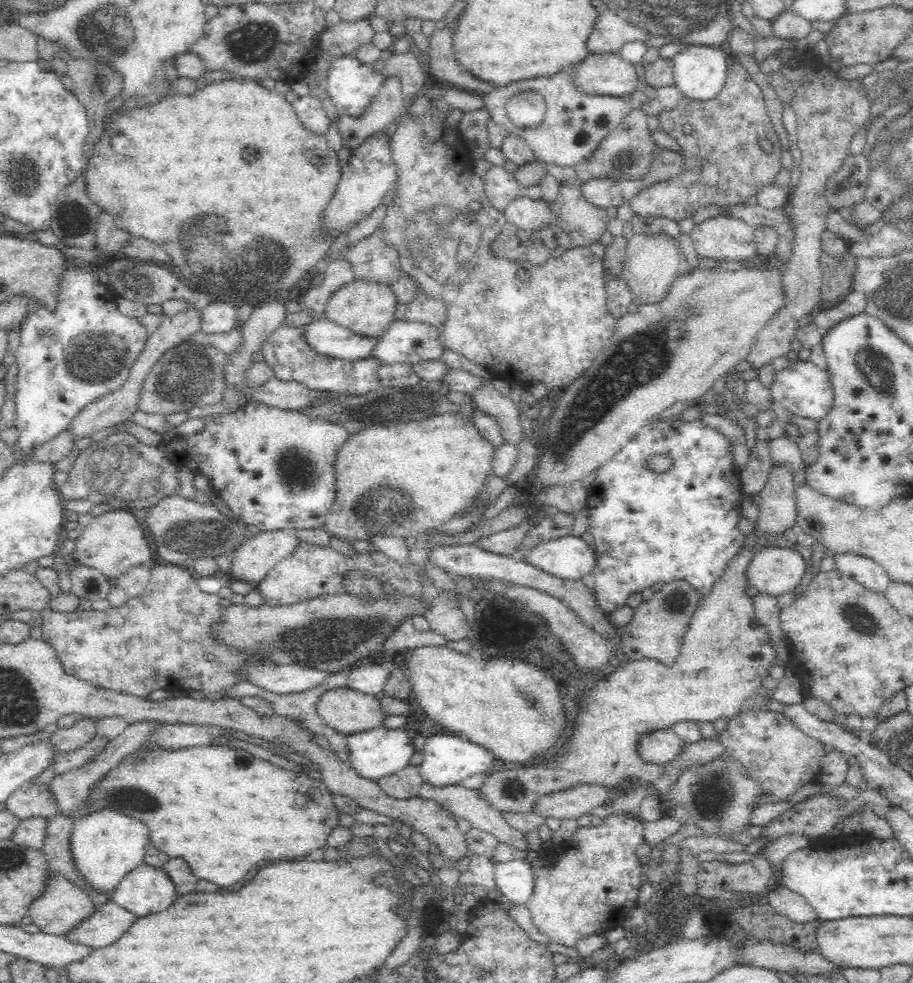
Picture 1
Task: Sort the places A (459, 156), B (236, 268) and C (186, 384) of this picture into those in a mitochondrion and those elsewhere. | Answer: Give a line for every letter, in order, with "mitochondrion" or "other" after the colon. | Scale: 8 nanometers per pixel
A: other
B: mitochondrion
C: mitochondrion

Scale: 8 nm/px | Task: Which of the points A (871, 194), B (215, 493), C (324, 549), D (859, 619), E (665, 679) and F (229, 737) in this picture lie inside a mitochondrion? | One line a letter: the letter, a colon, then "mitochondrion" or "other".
A: other
B: other
C: other
D: mitochondrion
E: other
F: other

